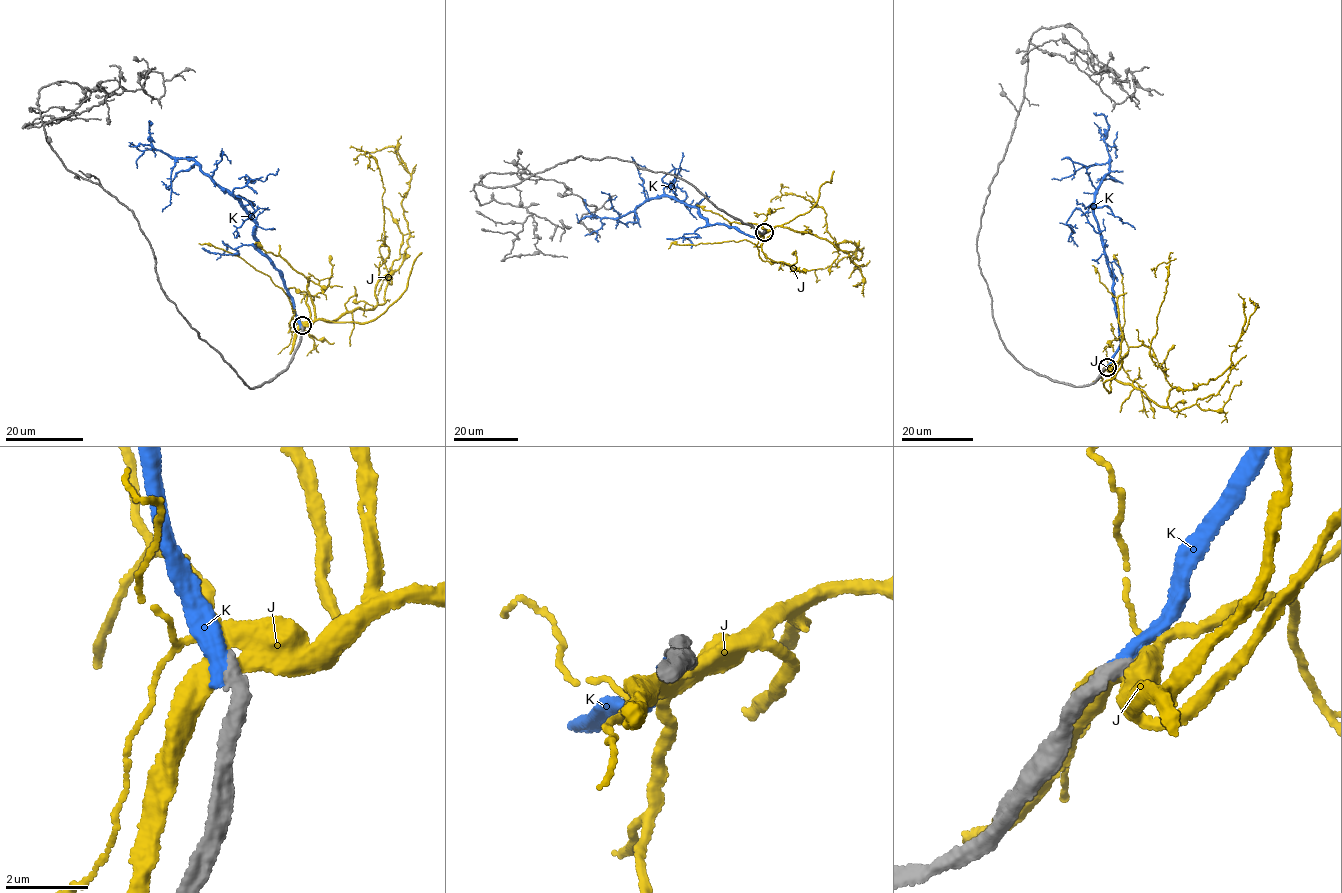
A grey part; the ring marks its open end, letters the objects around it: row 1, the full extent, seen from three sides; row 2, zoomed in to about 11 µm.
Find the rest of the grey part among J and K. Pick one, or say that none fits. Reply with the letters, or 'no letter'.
no letter

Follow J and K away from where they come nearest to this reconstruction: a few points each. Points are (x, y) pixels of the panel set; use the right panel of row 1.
J: (1107, 367), (1165, 407), (1173, 388), (1207, 383), (1231, 363), (1258, 307), (1249, 299), (1255, 309)
K: (1106, 367), (1120, 337), (1114, 284), (1092, 203), (1109, 172), (1109, 125), (1102, 114), (1093, 113)

